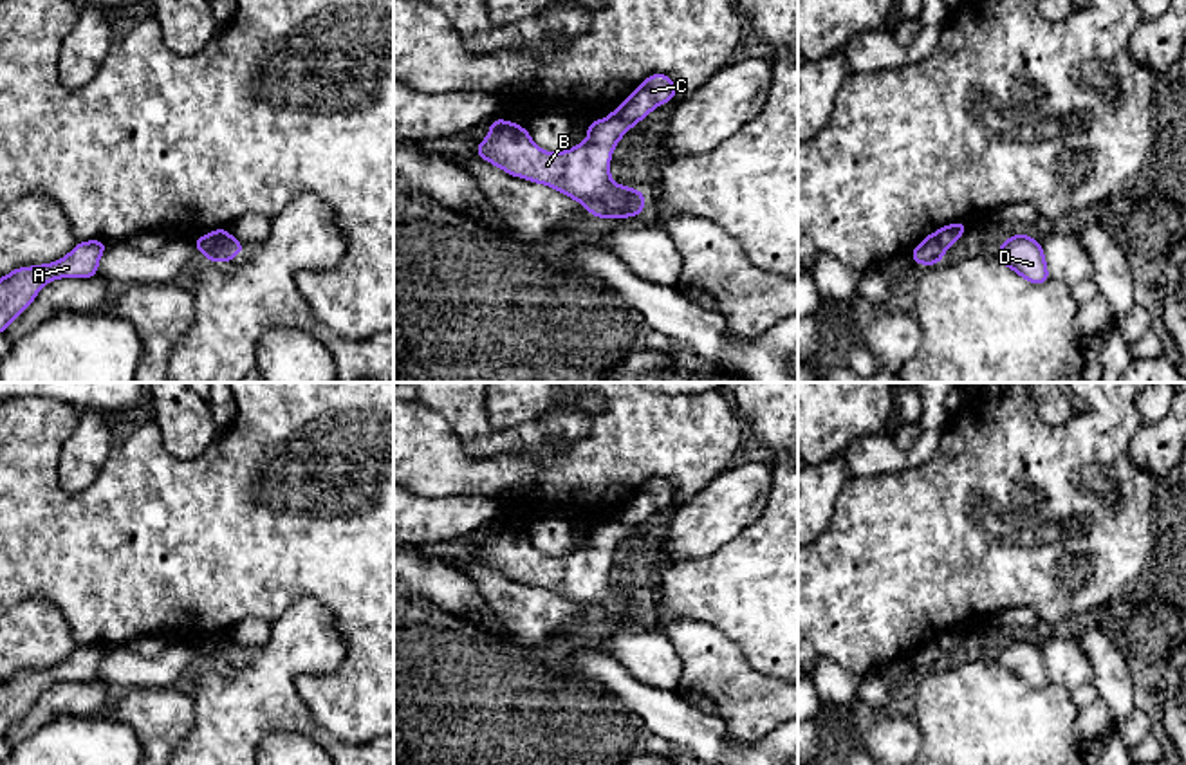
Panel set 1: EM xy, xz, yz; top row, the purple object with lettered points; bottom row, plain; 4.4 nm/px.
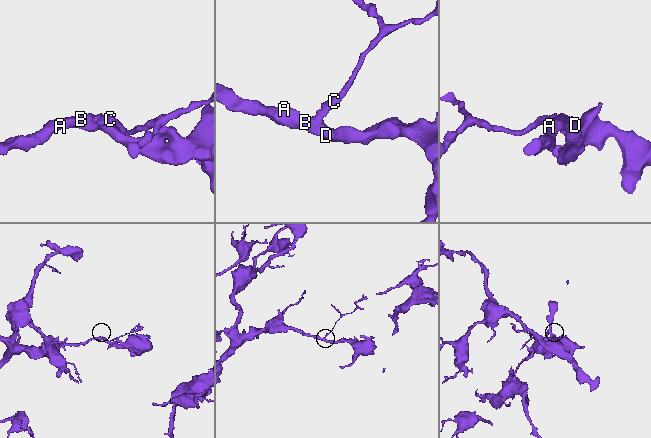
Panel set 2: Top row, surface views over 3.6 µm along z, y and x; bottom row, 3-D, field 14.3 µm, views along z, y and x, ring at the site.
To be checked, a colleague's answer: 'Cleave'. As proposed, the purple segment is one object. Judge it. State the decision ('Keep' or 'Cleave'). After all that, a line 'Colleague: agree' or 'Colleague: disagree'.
Cleave
Colleague: agree

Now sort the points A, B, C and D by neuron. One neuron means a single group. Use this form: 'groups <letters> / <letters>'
groups A B D / C

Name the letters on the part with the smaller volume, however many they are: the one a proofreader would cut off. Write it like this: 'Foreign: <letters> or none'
Foreign: C

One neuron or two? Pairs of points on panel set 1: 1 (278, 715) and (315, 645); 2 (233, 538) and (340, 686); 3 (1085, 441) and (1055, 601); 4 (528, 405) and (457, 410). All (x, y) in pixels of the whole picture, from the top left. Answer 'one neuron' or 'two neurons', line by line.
1: one neuron
2: one neuron
3: one neuron
4: two neurons

